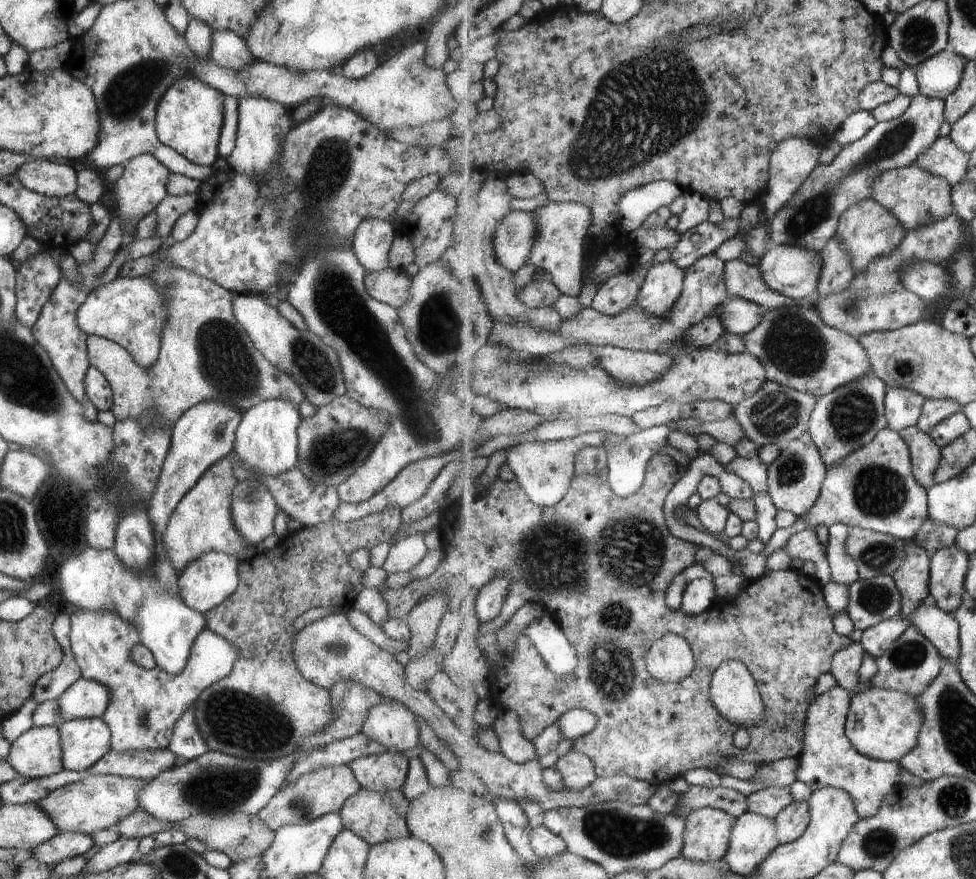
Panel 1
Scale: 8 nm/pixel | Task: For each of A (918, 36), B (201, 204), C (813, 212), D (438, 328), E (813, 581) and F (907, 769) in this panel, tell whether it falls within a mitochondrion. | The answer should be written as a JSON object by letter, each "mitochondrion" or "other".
{"A":"mitochondrion","B":"other","C":"mitochondrion","D":"mitochondrion","E":"other","F":"other"}

